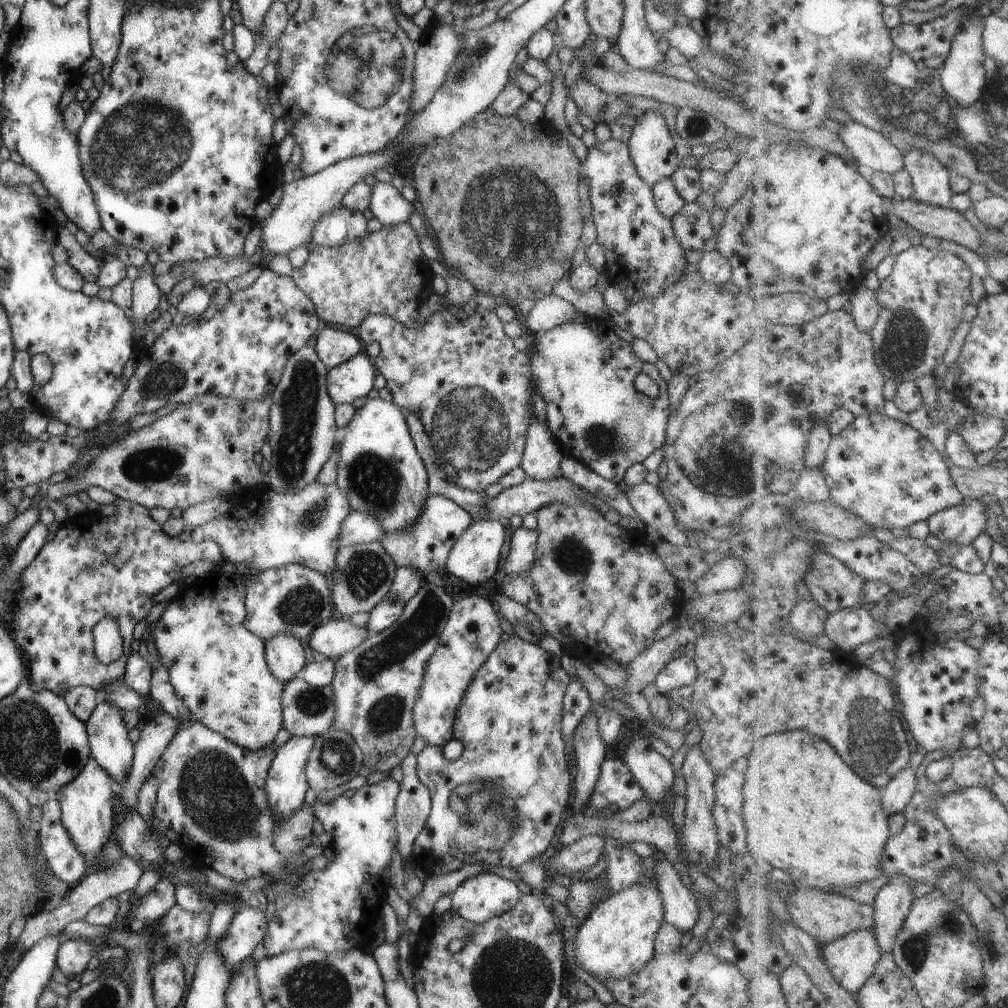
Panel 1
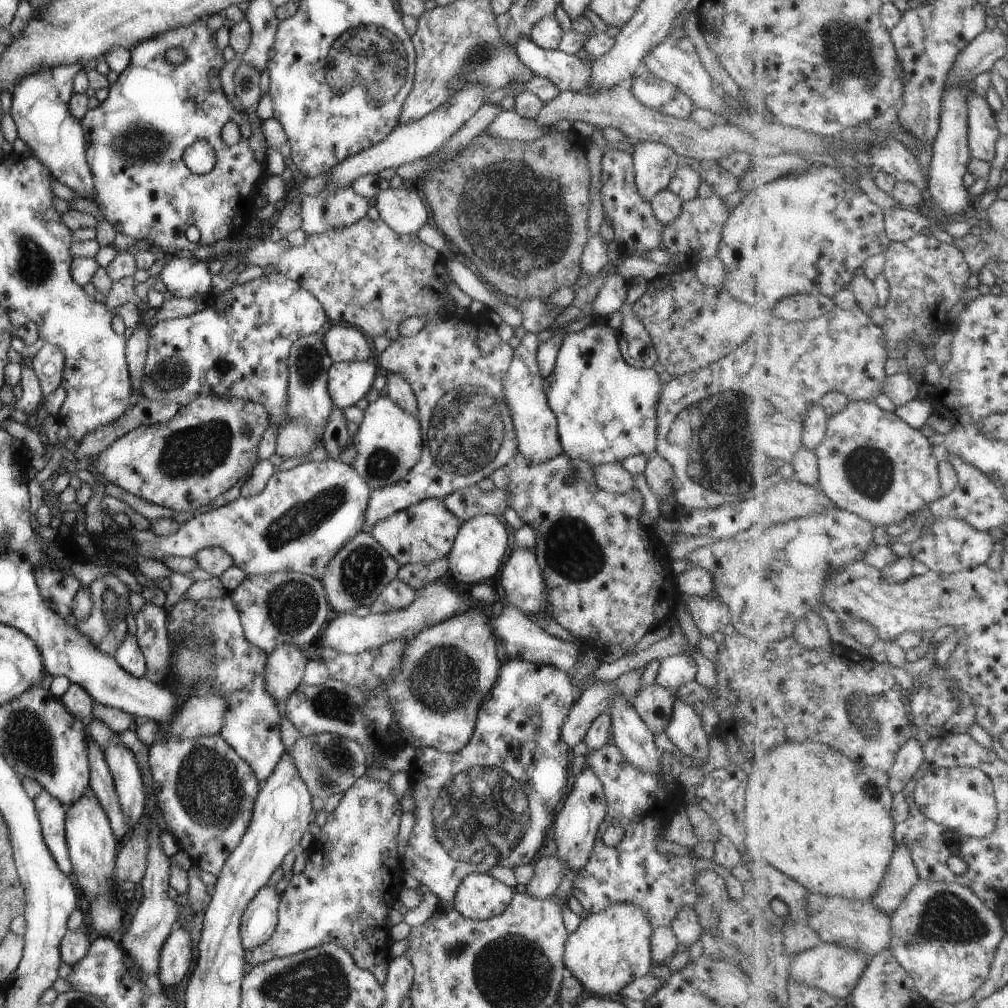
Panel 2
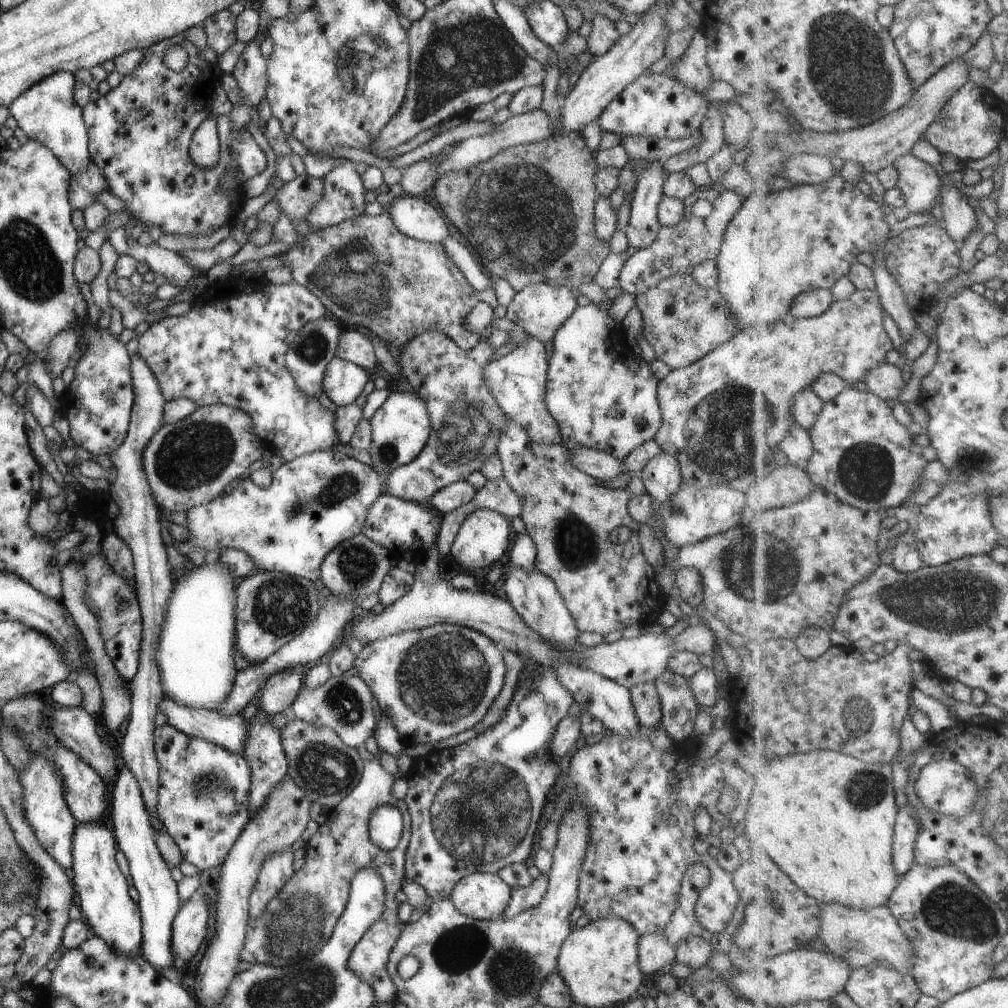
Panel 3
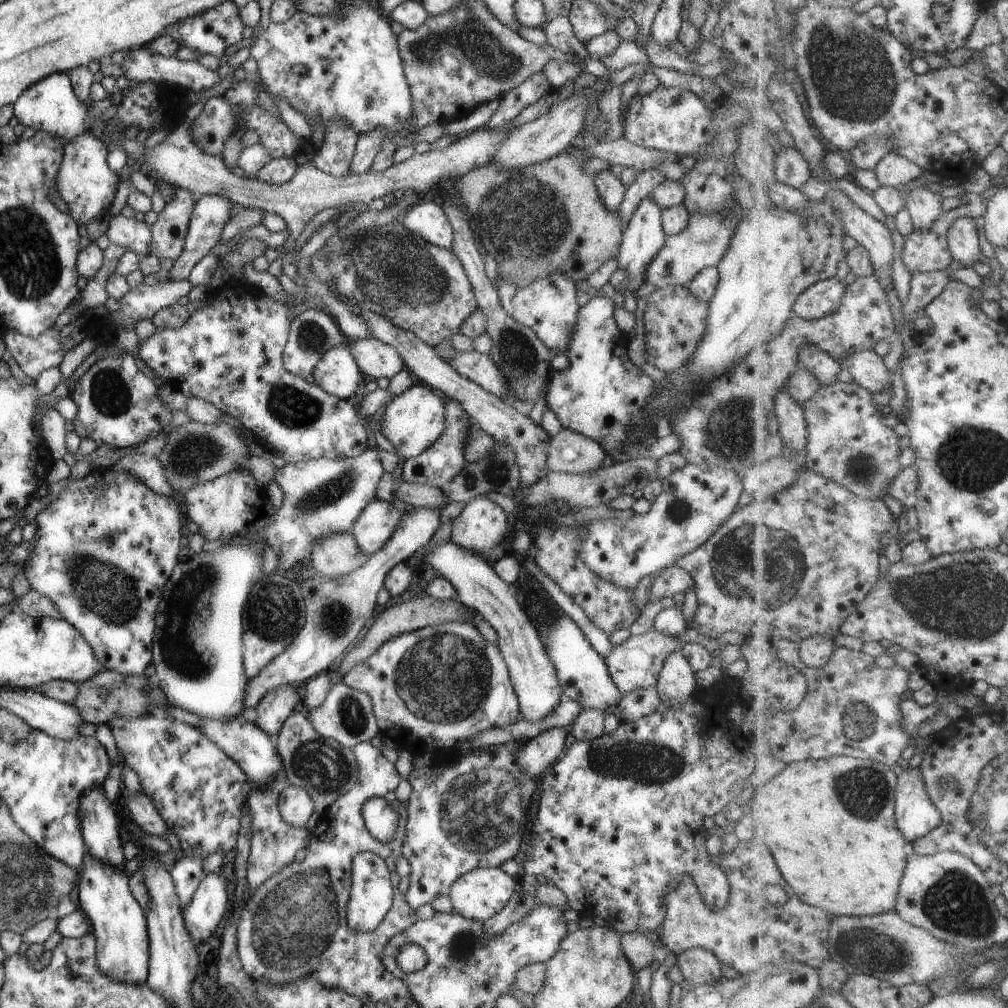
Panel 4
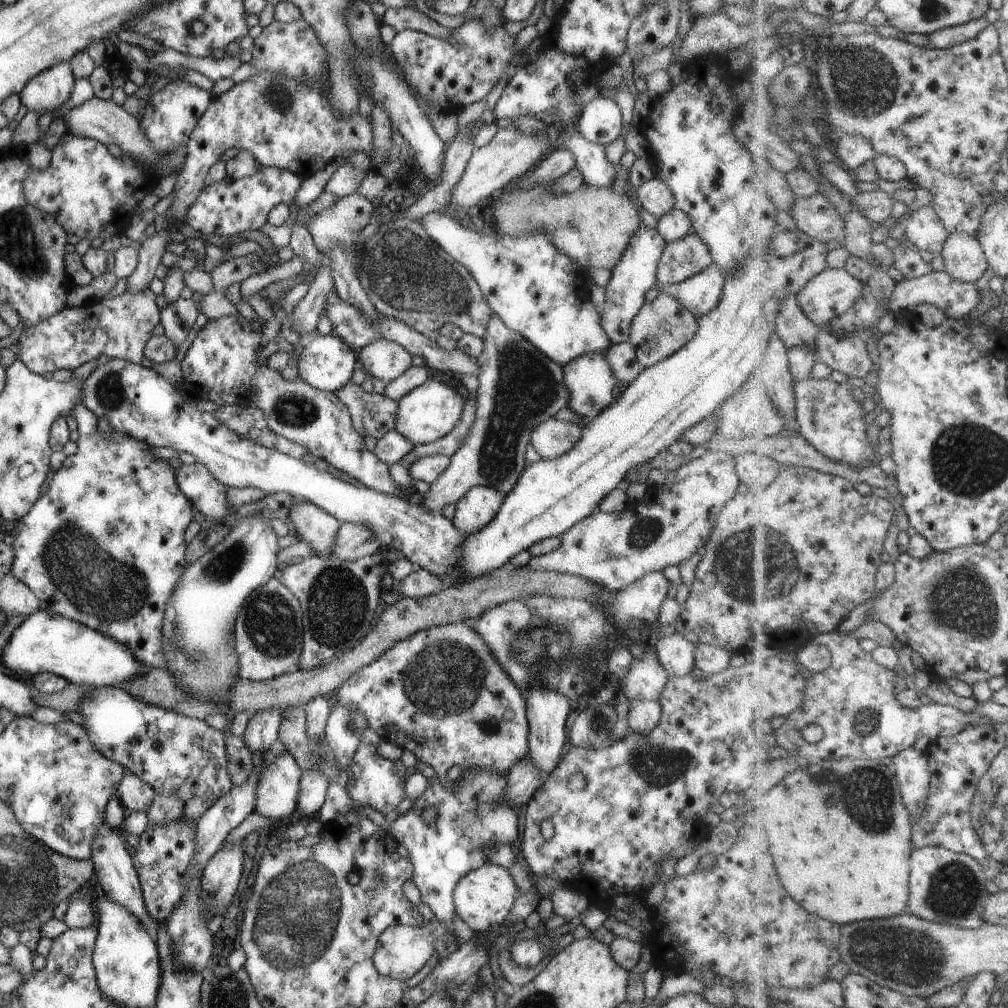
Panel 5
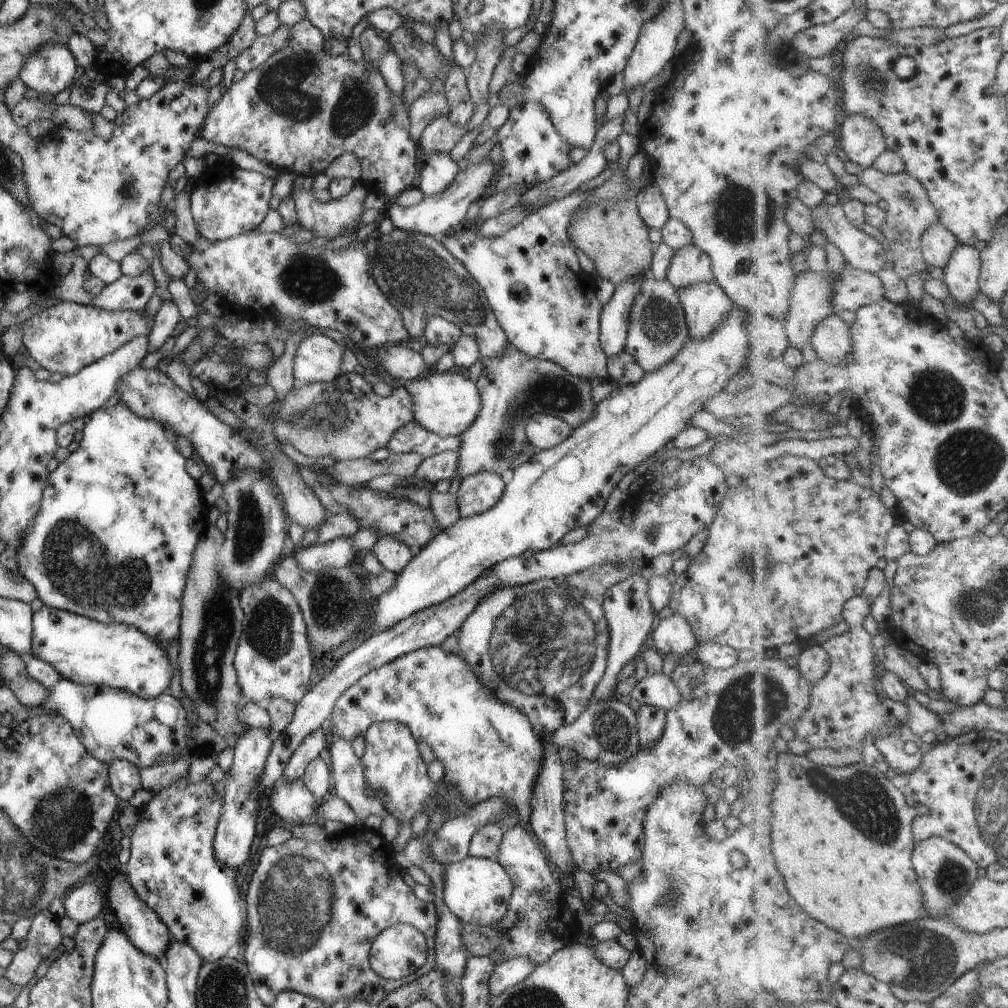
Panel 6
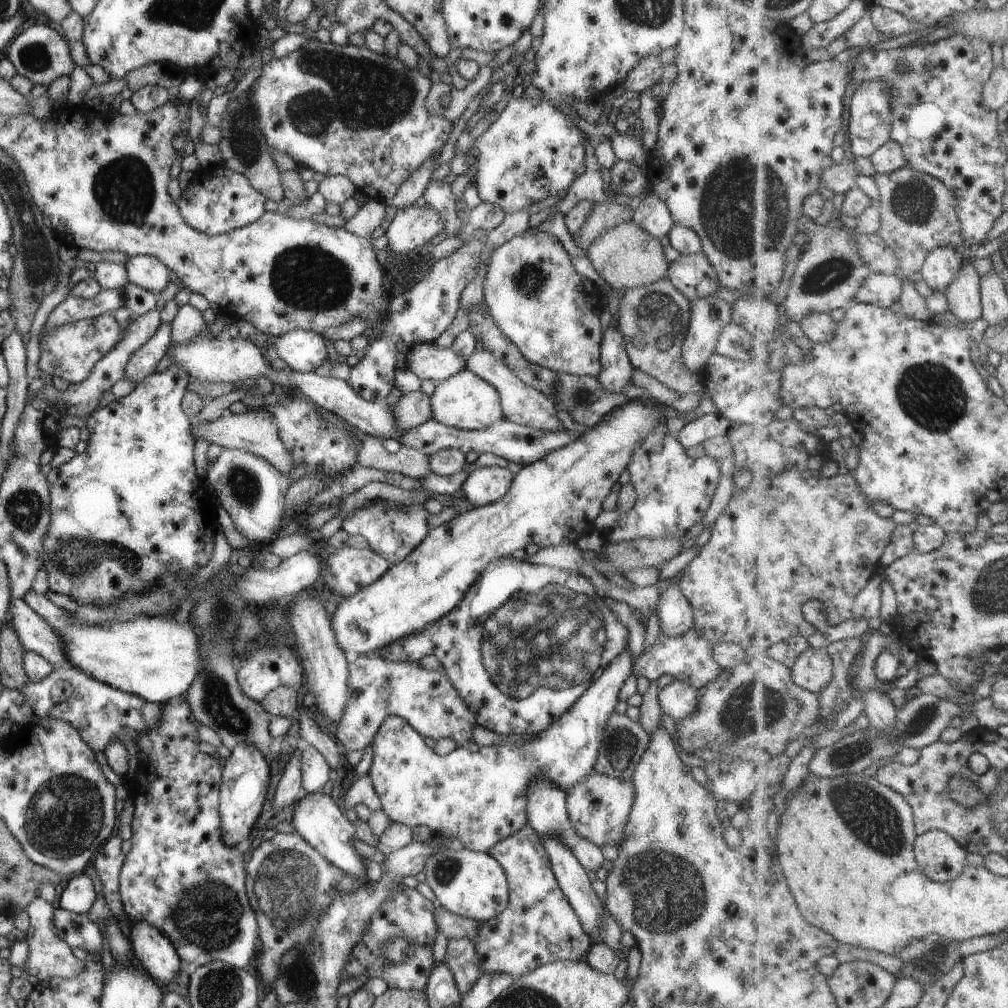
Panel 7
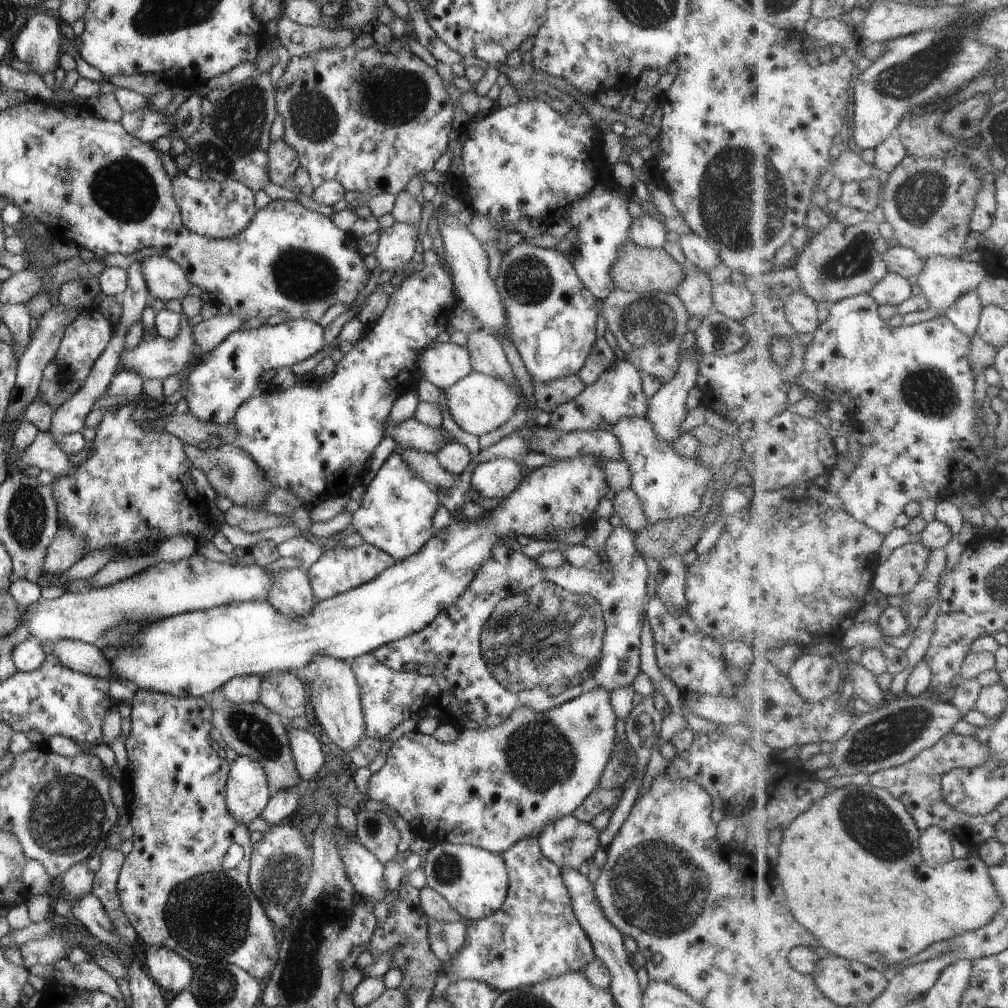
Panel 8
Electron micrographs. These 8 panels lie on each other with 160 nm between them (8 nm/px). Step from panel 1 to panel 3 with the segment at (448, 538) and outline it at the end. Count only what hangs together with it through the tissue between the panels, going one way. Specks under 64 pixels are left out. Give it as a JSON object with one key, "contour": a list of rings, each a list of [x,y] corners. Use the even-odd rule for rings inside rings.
{"contour":[[[381,493],[368,508],[366,519],[360,532],[361,535],[365,535],[374,543],[379,543],[388,550],[391,559],[391,567],[394,568],[398,561],[404,557],[404,552],[421,557],[425,554],[426,550],[430,549],[432,544],[436,542],[441,522],[441,514],[439,516],[436,512],[437,511],[431,507],[423,507],[421,503],[399,500],[398,498]]]}

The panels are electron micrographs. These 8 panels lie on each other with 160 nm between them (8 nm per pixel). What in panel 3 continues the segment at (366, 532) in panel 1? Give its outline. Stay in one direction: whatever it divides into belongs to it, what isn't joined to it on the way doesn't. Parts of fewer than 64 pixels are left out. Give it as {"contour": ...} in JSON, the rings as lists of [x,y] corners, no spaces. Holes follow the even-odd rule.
{"contour":[[[439,329],[420,332],[402,346],[398,362],[400,373],[410,383],[414,394],[425,403],[430,431],[421,452],[418,452],[412,461],[394,468],[384,479],[381,476],[381,482],[383,481],[381,492],[384,495],[418,503],[429,501],[434,492],[452,482],[465,481],[469,474],[478,470],[489,455],[496,454],[497,441],[506,420],[492,392],[489,392],[483,372],[488,362],[499,358],[495,355],[495,349],[496,347],[492,347],[487,339],[479,339],[473,348],[463,350]]]}

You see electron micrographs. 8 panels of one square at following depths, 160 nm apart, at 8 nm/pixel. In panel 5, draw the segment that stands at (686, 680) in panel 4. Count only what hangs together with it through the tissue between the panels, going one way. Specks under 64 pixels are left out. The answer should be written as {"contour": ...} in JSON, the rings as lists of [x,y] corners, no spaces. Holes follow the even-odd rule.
{"contour":[[[675,632],[656,640],[653,650],[661,666],[665,669],[668,680],[691,672],[691,668],[694,667],[694,648],[695,645],[692,642],[685,640]]]}

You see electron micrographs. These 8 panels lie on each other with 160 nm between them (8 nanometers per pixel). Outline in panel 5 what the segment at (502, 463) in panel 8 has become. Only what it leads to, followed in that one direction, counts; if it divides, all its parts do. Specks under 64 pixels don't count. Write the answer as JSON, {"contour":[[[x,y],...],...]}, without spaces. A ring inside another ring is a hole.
{"contour":[[[491,487],[467,489],[455,503],[453,526],[463,535],[479,532],[497,514],[503,499],[504,495]]]}

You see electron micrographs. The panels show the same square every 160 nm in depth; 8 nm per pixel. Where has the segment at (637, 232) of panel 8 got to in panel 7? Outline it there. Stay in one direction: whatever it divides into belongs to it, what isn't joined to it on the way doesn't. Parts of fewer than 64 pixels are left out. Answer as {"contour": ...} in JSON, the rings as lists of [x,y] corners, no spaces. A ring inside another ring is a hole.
{"contour":[[[649,193],[633,204],[631,220],[656,239],[666,235],[673,225],[665,203],[657,195]]]}

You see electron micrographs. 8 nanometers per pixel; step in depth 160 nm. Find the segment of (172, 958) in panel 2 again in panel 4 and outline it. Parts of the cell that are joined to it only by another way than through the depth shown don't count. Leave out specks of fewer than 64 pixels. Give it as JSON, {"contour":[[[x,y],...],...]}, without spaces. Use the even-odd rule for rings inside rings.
{"contour":[[[219,871],[204,876],[184,906],[182,923],[194,944],[209,938],[219,924],[227,904],[225,883]]]}

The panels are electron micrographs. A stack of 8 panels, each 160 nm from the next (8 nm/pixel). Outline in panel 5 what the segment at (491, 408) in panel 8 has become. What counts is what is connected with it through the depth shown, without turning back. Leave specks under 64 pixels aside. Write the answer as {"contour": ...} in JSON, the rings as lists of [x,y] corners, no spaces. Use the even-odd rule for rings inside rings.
{"contour":[[[432,374],[420,385],[398,398],[393,430],[409,440],[414,446],[433,442],[445,436],[454,426],[464,402],[465,395],[461,390],[451,389],[441,380],[437,380],[436,374]]]}

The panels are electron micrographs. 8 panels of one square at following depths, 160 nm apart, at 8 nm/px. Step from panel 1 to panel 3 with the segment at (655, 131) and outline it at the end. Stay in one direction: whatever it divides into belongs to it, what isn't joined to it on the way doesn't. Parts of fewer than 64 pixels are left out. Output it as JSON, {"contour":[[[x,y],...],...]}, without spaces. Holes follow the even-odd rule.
{"contour":[[[662,160],[649,161],[639,172],[629,200],[630,215],[625,230],[628,245],[643,248],[653,242],[659,227],[656,208],[662,191],[665,171]]]}

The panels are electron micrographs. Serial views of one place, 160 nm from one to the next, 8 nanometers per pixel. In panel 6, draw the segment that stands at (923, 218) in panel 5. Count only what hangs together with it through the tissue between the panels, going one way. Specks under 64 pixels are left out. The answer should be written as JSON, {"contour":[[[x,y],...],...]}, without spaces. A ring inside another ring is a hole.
{"contour":[[[937,223],[929,225],[921,237],[921,250],[929,265],[944,269],[959,243],[960,240],[947,227]]]}

